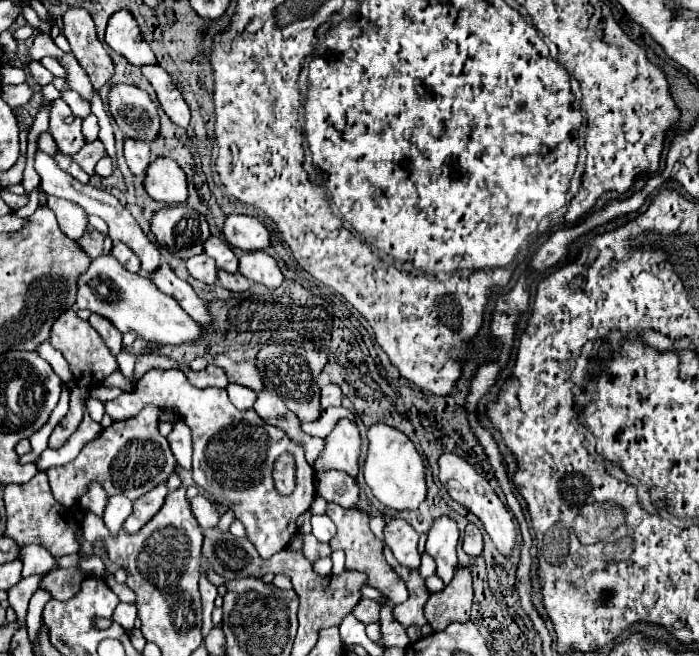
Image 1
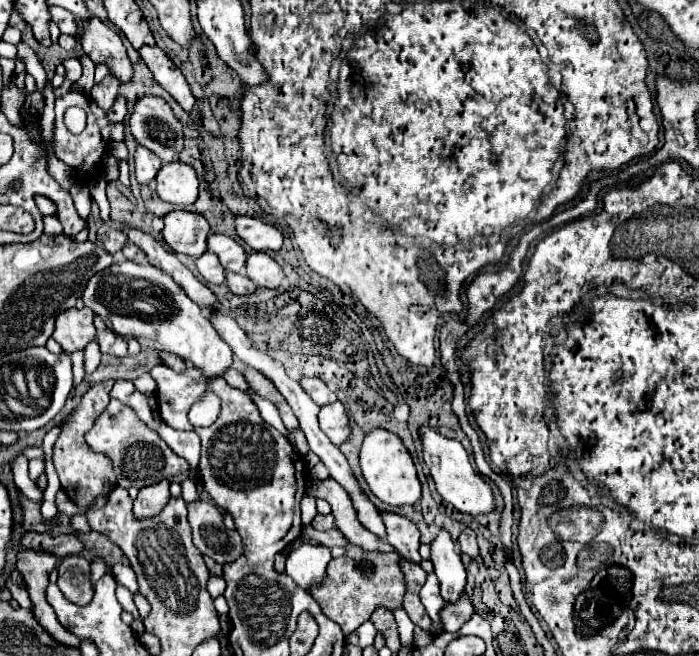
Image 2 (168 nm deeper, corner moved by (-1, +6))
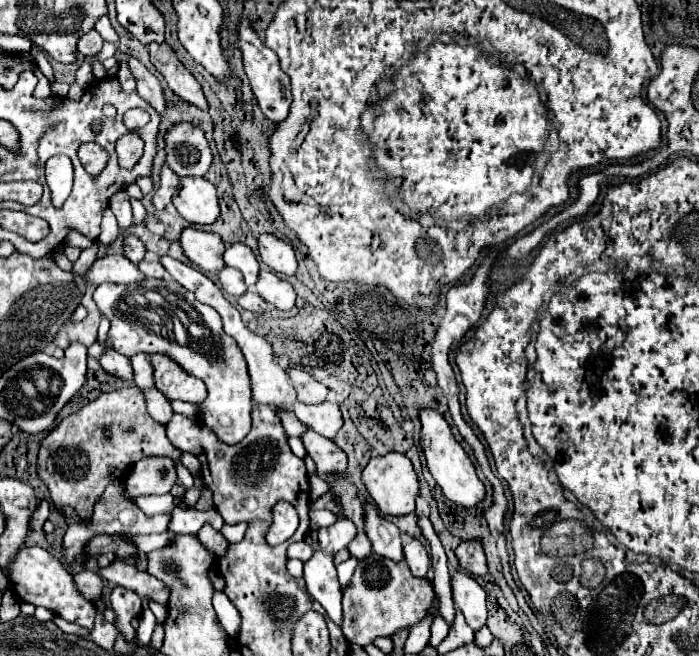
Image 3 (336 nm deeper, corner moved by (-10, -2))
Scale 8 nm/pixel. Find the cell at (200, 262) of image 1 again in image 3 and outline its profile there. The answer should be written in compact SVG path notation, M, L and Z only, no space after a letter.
M224 267L222 271L218 271L218 277L220 277L220 283L222 283L222 289L232 295L232 297L240 297L246 293L246 283L244 283L244 277L240 275L240 271L232 269L232 267Z

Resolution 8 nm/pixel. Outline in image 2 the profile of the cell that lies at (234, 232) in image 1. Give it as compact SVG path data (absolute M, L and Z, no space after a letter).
M237 217L235 233L255 251L279 251L283 243L283 235L275 225L253 217Z

